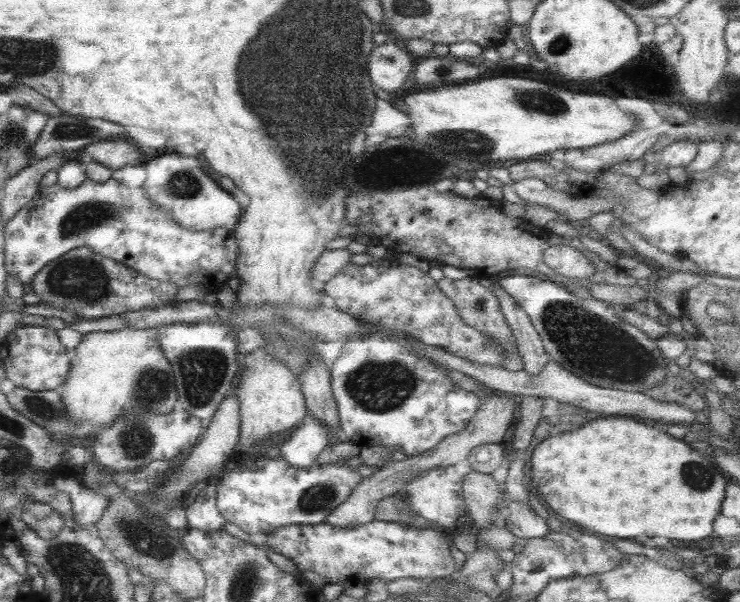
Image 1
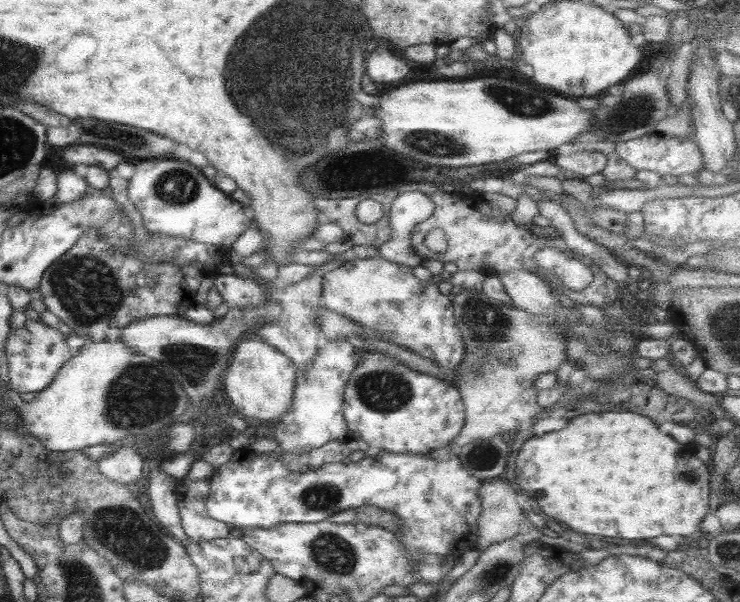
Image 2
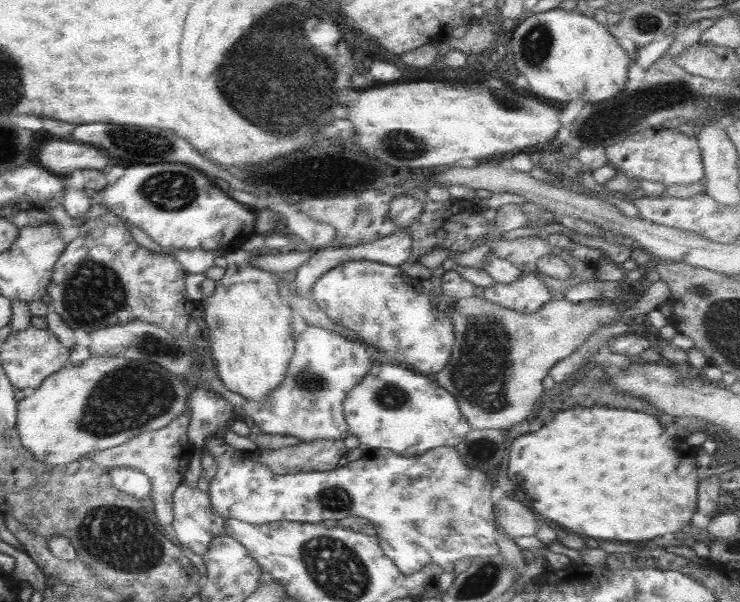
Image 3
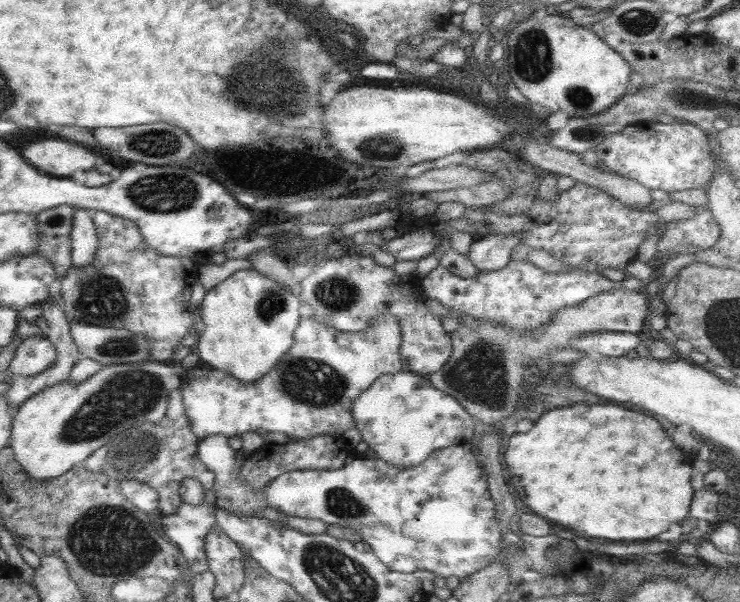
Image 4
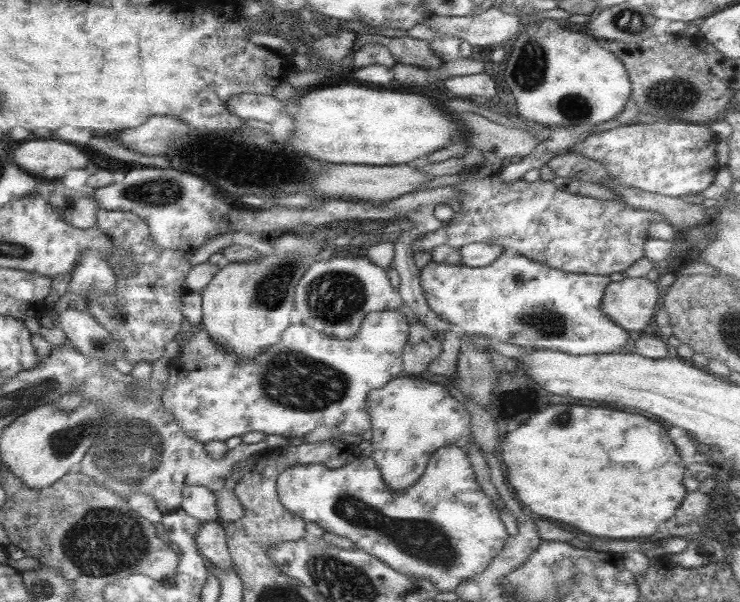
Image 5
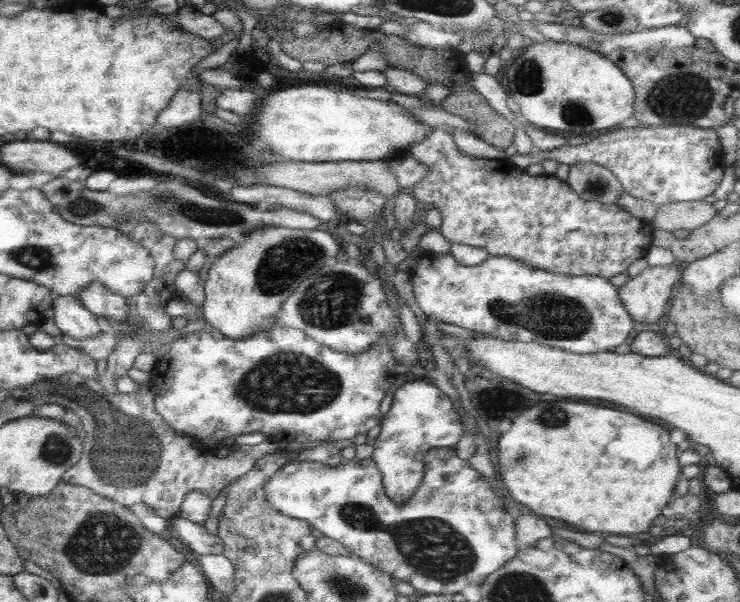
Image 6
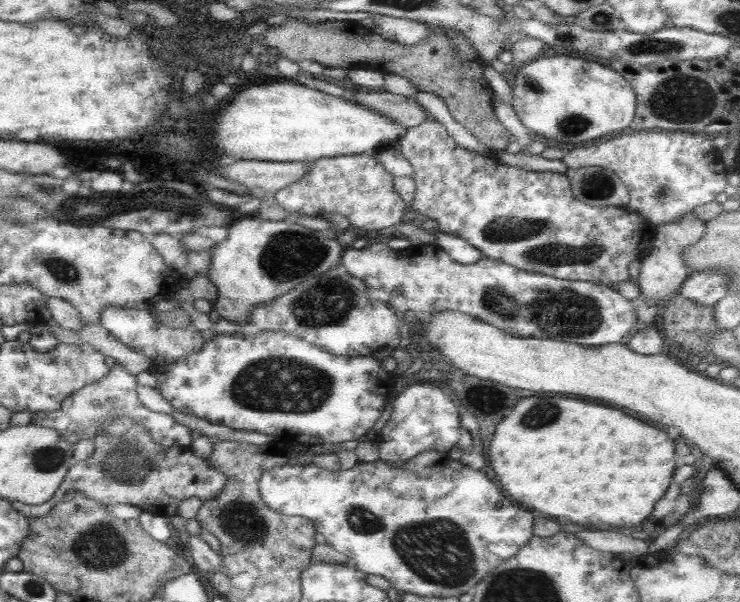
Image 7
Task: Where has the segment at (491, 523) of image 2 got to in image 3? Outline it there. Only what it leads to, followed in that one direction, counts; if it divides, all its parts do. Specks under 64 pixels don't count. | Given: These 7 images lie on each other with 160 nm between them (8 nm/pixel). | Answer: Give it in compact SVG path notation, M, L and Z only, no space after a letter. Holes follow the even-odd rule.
M494 487L493 516L497 532L501 531L512 539L519 536L533 536L539 526L535 516L523 504L516 502Z

